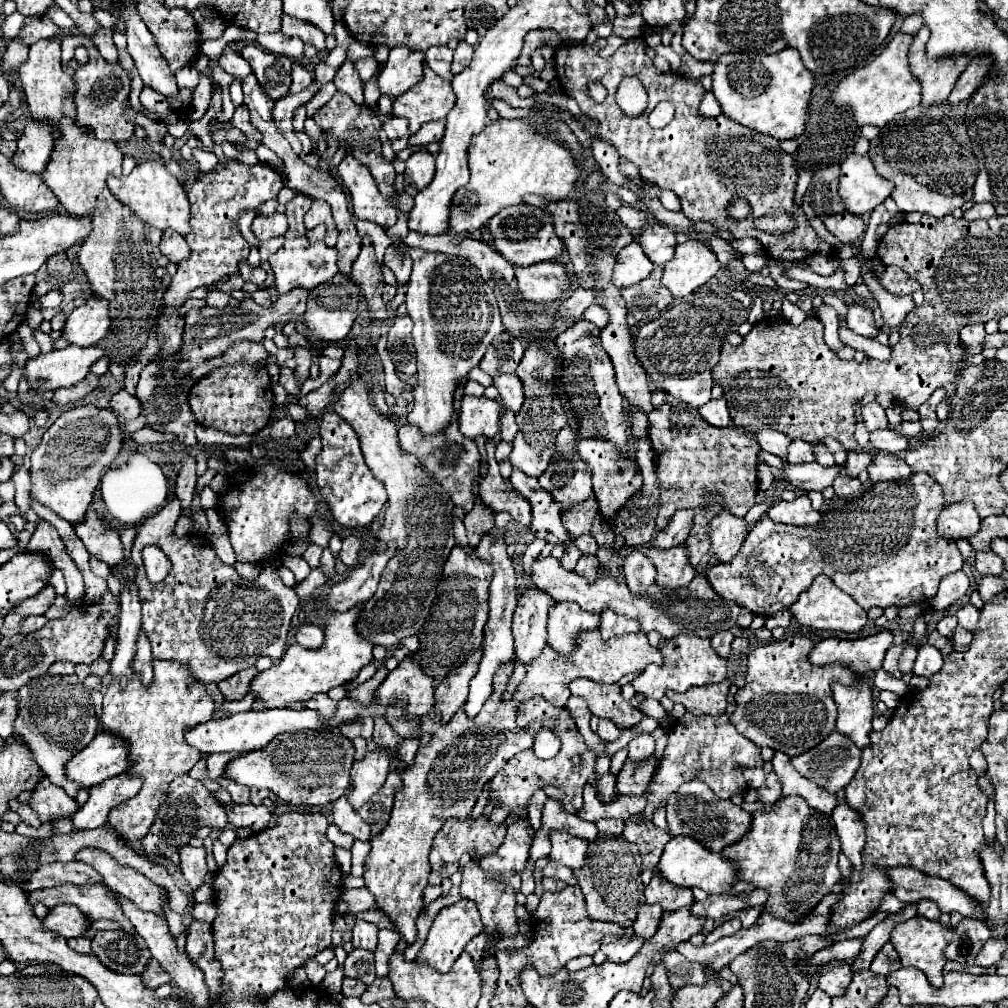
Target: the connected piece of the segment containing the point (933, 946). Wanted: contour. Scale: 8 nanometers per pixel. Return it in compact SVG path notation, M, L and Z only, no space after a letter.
M916 915L910 921L906 921L902 925L896 925L892 929L890 943L894 945L894 949L896 949L898 957L900 957L900 963L904 967L916 967L916 969L924 971L928 981L930 981L930 985L932 987L940 987L942 985L942 967L946 963L942 951L948 945L948 941L952 939L952 935L954 935L954 929L950 929L950 927L946 929L938 921L930 921L930 919L922 917L922 915Z

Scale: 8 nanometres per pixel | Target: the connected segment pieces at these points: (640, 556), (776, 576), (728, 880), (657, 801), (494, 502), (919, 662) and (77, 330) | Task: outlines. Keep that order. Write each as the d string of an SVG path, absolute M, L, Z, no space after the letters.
M634 549L626 555L624 575L634 595L646 595L648 589L656 583L656 569L640 549Z
M916 473L908 481L882 481L870 485L860 497L848 501L844 509L832 509L824 513L824 521L814 527L794 527L784 523L774 523L768 517L750 527L748 539L730 563L718 563L708 569L706 577L714 591L732 599L756 615L770 617L788 609L800 591L804 591L816 575L826 575L844 593L854 597L854 601L866 611L874 605L878 607L904 607L912 603L930 601L938 593L940 579L962 569L964 559L954 541L942 541L936 535L936 519L944 509L944 497L940 487L926 475Z
M684 835L672 837L666 843L660 863L652 871L660 873L664 881L668 881L676 887L700 887L708 895L728 893L730 885L736 881L736 877L732 877L732 865L728 865L728 861L724 861L724 857L720 857L720 853L712 853L708 849L702 849L700 843L696 843Z
M686 713L678 721L678 727L670 731L668 745L658 763L658 769L654 771L652 781L642 793L642 797L646 799L646 807L640 813L632 815L632 819L642 817L652 821L656 809L660 805L666 805L668 797L672 797L682 783L688 783L692 779L704 781L720 799L732 799L734 795L744 795L748 791L748 783L742 773L734 771L734 765L754 769L754 767L762 767L762 763L764 761L760 757L760 749L752 745L752 741L748 741L744 735L740 735L736 727L732 727L728 713L720 717Z
M488 441L488 473L484 477L484 485L480 485L480 495L486 507L490 507L496 513L506 511L512 515L514 521L522 523L524 527L530 525L532 515L530 515L530 503L520 497L516 491L508 489L506 481L500 477L498 463L494 459L494 441Z
M928 643L922 645L918 649L918 657L916 657L916 663L914 663L914 675L930 679L940 667L942 667L940 651L936 647L928 645Z
M90 297L82 307L76 307L68 313L68 319L62 327L62 339L70 345L92 347L96 345L110 329L108 305Z

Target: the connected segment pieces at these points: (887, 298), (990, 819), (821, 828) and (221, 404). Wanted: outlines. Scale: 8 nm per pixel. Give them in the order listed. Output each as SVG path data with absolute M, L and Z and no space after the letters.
M862 261L862 273L860 277L864 279L864 283L868 285L868 289L872 291L874 299L878 301L880 305L880 311L882 311L882 319L884 319L884 325L888 327L898 327L902 323L902 319L914 309L914 301L910 297L894 297L890 291L886 291L878 279L874 275L868 275L866 273L866 265Z
M991 796L987 804L987 813L982 820L984 835L986 835L986 843L988 843L990 847L994 847L994 841L996 841L995 816L995 798Z
M782 797L772 811L754 811L752 817L754 819L750 833L744 835L738 843L724 849L722 855L728 861L732 861L736 877L740 881L752 883L756 889L764 889L768 893L762 913L786 919L788 923L800 923L806 917L806 913L810 913L822 901L822 897L828 895L832 885L838 883L842 877L838 871L840 839L836 835L832 819L808 807L808 803L802 801L802 797Z
M228 365L214 369L206 377L202 377L190 389L190 409L202 427L212 427L230 435L254 435L258 433L270 419L274 407L272 383L266 371L266 365Z

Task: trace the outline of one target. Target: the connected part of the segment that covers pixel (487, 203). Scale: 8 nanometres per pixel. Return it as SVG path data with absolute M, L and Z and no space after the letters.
M498 119L492 125L484 127L482 133L474 135L468 147L468 167L470 167L470 181L454 193L450 205L448 233L452 235L464 235L482 229L500 209L520 205L526 195L538 195L548 201L566 199L574 191L576 181L580 179L578 165L572 153L552 137L538 133L534 127L526 125L526 121L520 119Z

